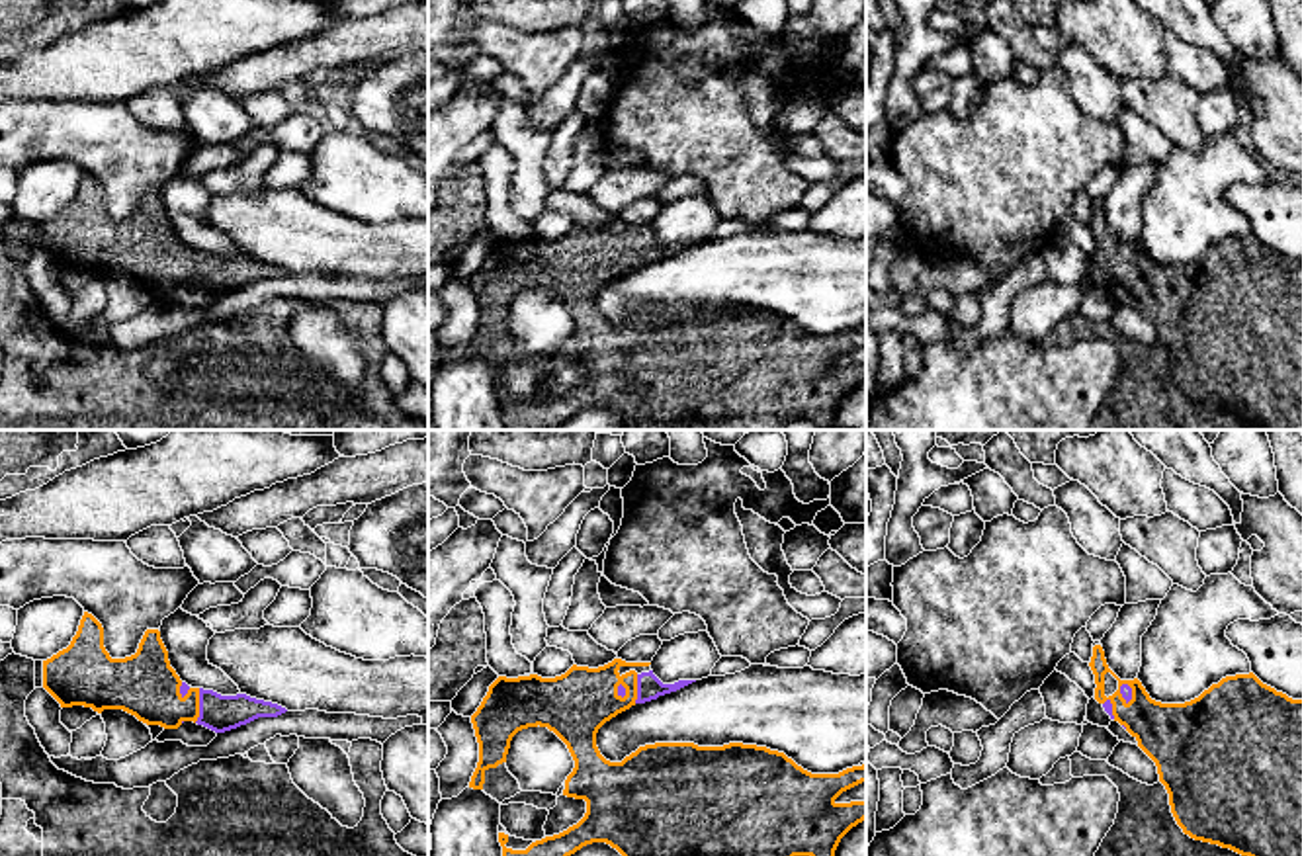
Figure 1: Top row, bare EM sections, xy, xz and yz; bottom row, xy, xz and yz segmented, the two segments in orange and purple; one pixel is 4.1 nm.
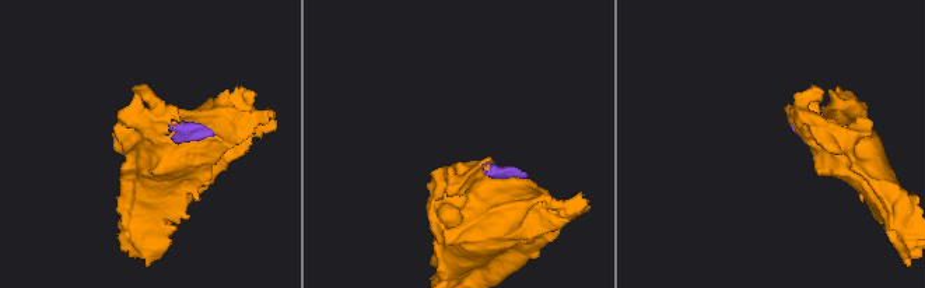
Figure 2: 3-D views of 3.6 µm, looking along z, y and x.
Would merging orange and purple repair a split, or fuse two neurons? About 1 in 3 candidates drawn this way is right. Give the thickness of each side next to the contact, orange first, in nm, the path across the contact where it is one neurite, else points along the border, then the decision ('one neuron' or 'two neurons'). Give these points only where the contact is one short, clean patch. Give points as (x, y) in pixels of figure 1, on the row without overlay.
260/150 nm | one neuron

